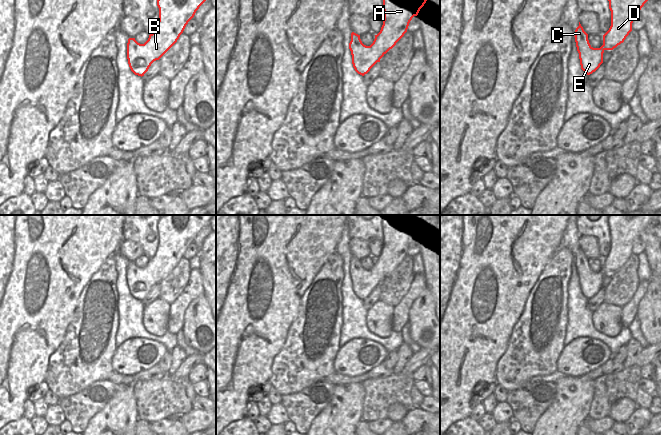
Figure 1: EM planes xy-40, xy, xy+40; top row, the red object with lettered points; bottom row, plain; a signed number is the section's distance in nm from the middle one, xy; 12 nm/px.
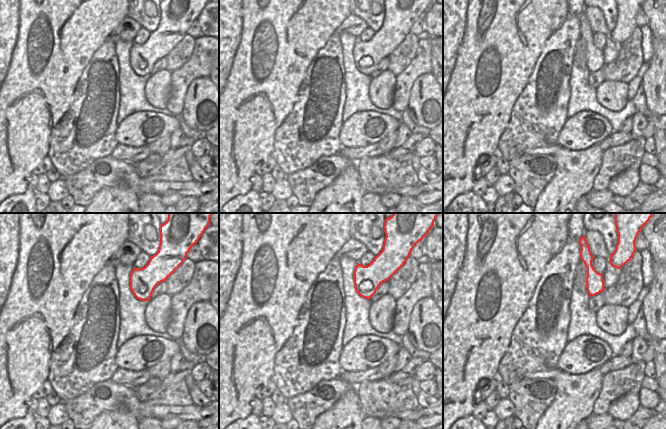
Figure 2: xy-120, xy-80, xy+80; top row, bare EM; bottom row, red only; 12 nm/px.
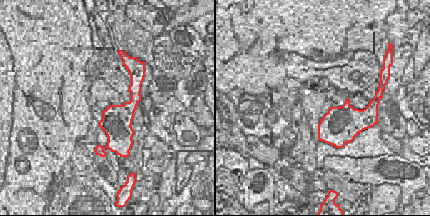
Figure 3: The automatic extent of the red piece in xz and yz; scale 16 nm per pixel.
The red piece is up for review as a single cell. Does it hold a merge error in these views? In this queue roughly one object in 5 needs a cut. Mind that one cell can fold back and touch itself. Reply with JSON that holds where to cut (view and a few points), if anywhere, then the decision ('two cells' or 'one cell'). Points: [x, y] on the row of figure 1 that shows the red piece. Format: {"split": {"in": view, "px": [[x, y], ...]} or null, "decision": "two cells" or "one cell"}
{"split": null, "decision": "one cell"}

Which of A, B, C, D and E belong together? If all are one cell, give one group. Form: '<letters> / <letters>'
A B C D E

